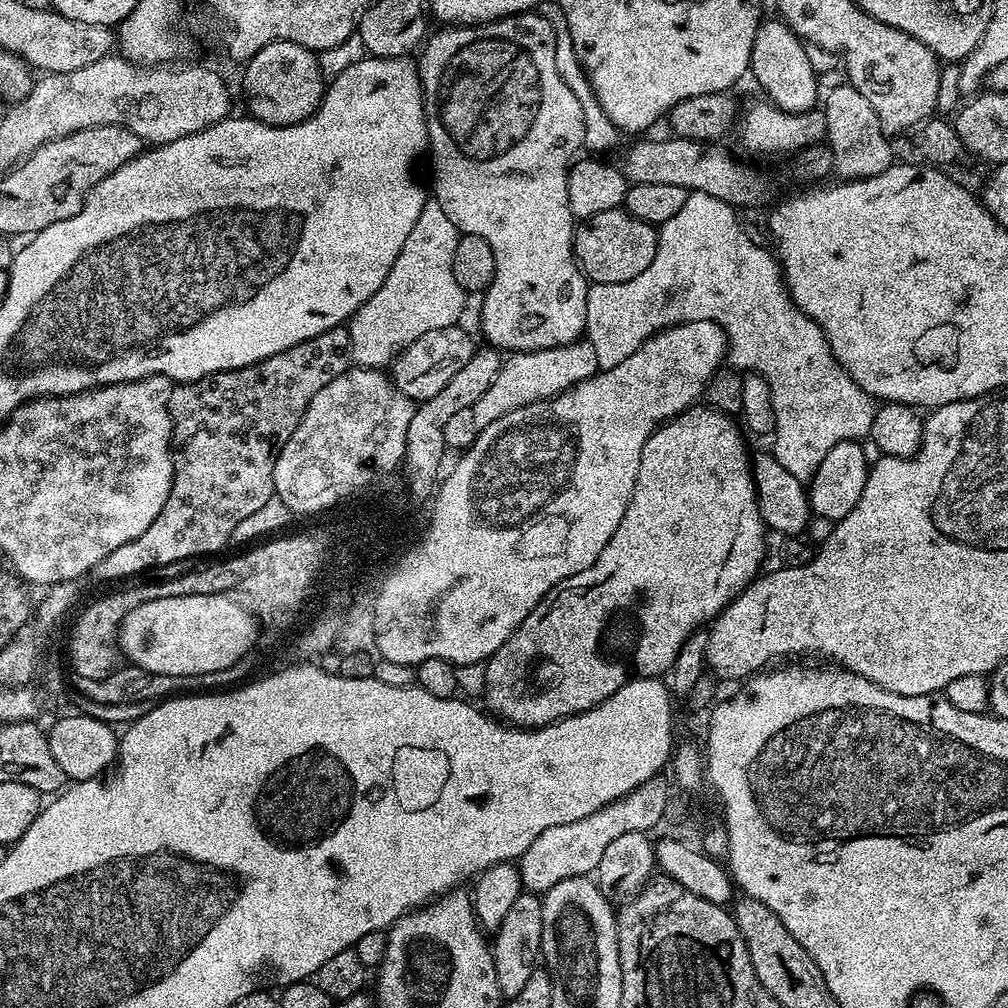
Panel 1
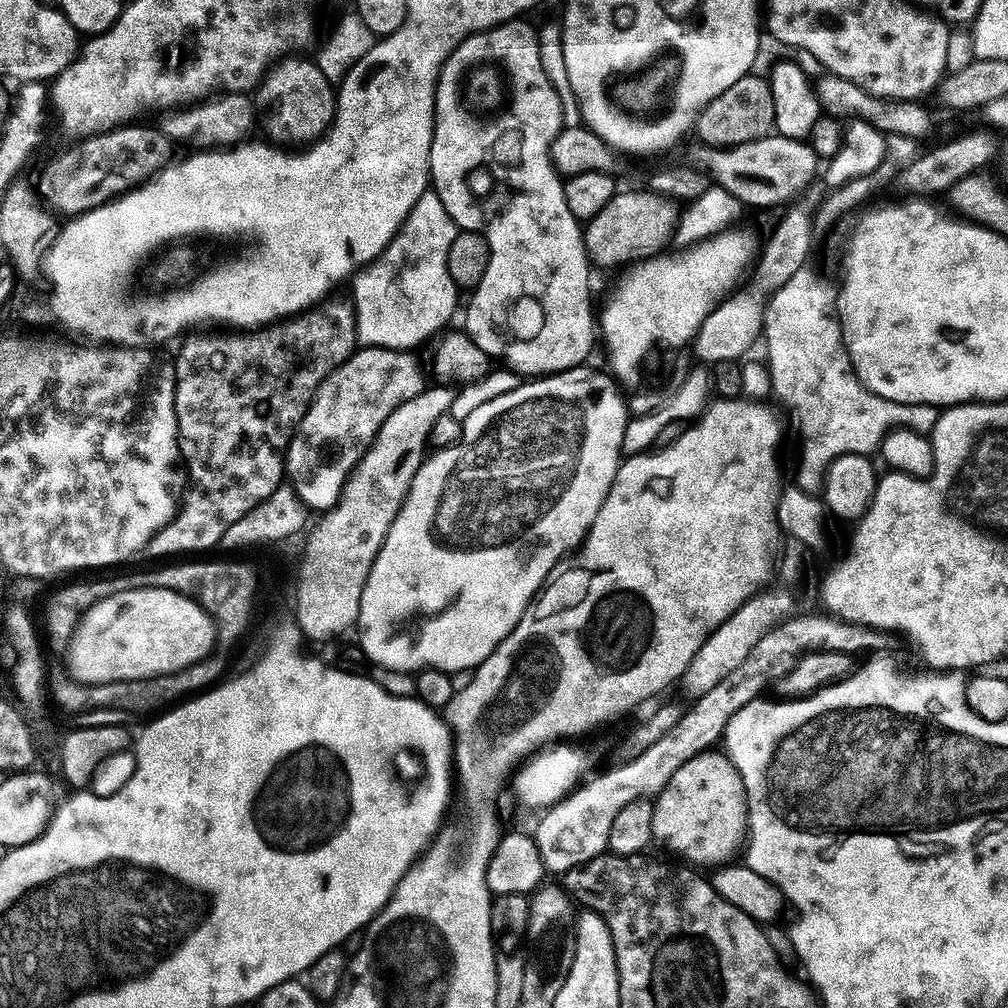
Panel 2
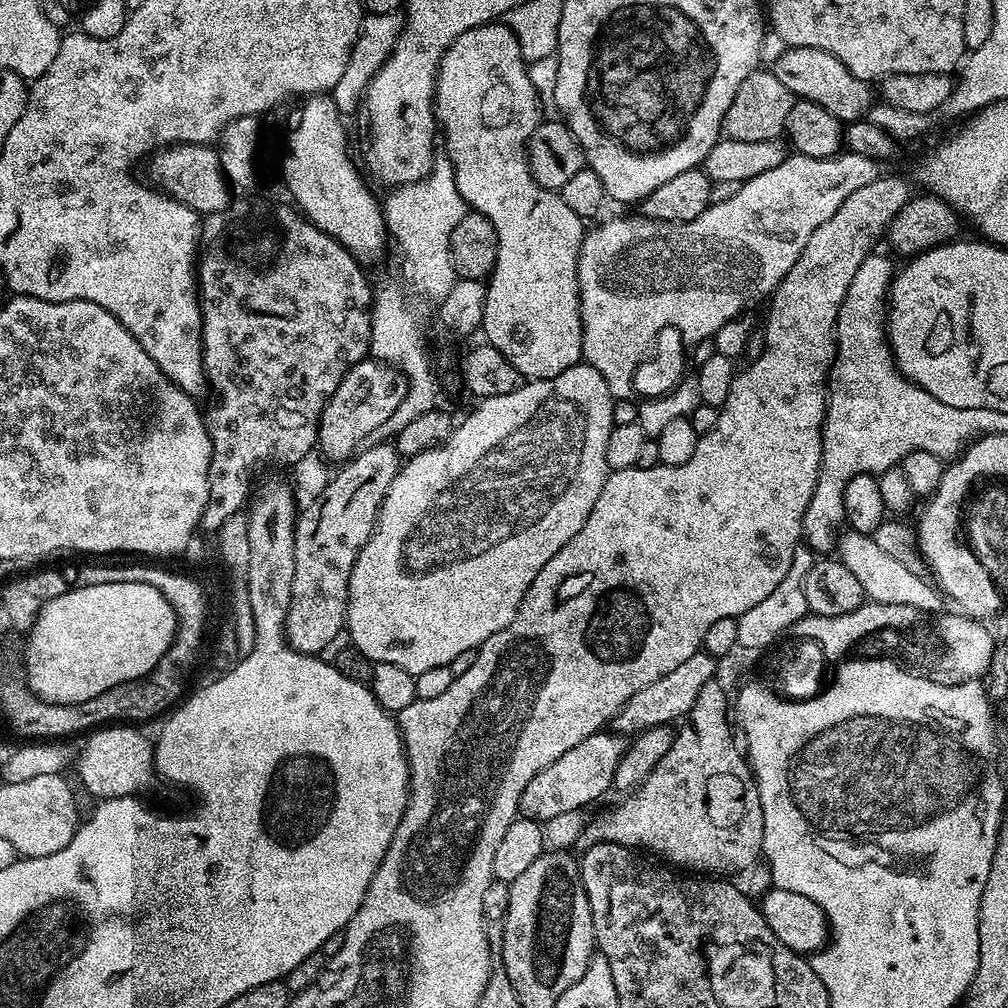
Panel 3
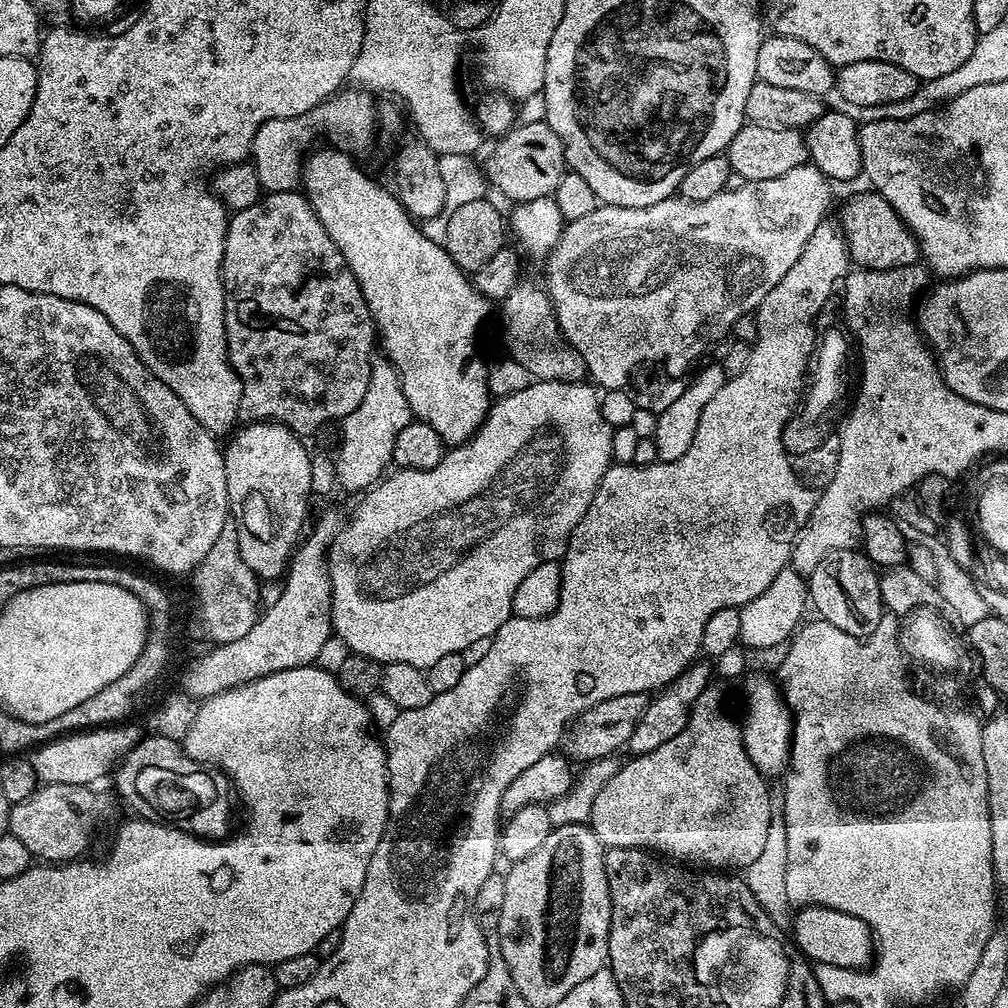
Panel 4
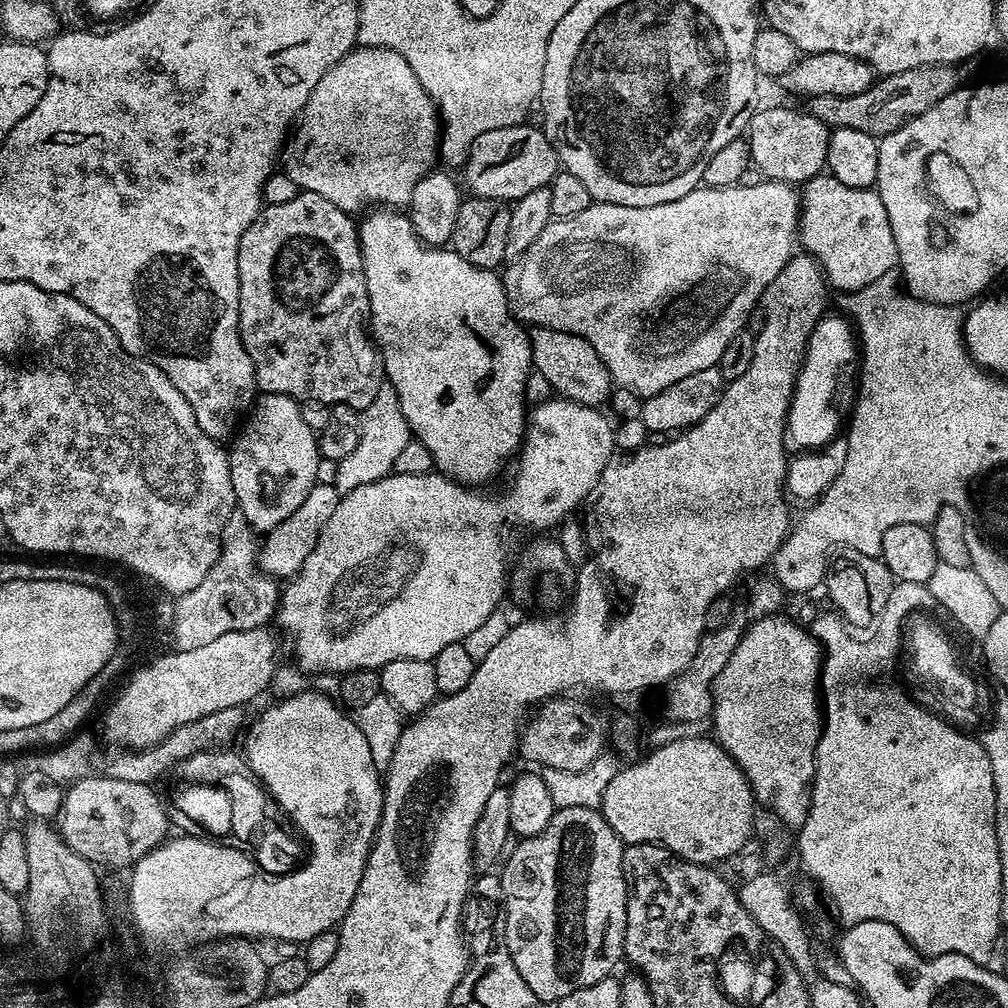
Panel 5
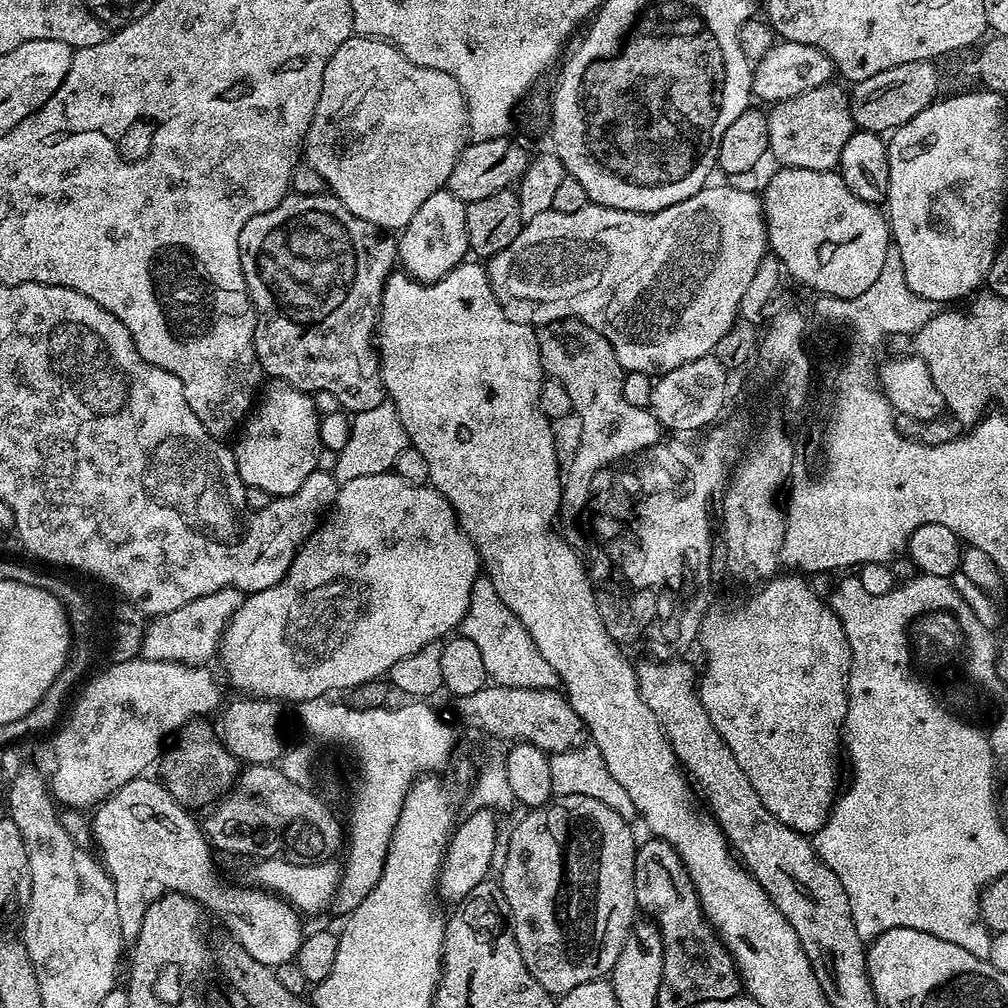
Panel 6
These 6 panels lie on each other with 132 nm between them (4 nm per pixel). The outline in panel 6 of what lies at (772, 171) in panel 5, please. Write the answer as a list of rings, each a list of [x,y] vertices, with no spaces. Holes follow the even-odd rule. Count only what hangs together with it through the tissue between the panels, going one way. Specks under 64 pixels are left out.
[[[829,82],[806,94],[771,105],[768,117],[768,152],[785,168],[831,172],[840,163],[842,146],[852,137],[854,125],[848,105],[849,93]]]

